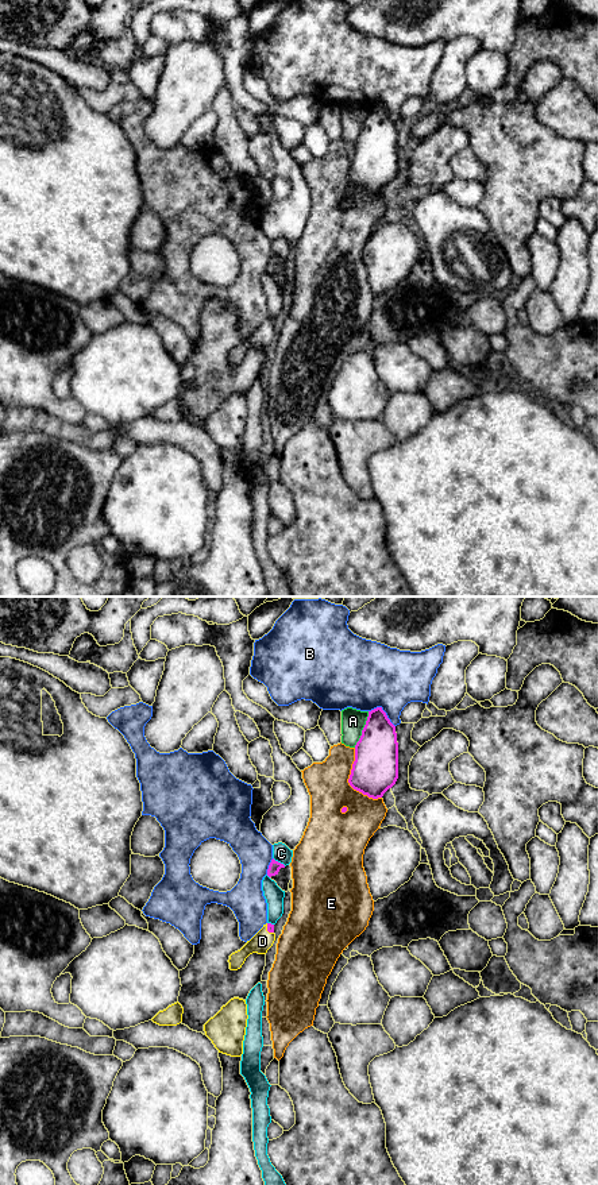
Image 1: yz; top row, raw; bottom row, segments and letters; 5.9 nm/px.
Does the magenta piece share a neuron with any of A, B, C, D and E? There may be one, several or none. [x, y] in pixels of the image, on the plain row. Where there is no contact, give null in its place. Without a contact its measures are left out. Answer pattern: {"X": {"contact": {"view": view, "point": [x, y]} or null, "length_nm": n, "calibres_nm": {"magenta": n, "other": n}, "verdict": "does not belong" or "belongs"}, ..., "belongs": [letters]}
{"A": {"contact": {"view": "yz", "point": [363, 124]}, "length_nm": 240, "calibres_nm": {"magenta": 280, "other": 140}, "verdict": "does not belong"}, "B": {"contact": {"view": "yz", "point": [384, 107]}, "length_nm": 190, "calibres_nm": {"magenta": 260, "other": 420}, "verdict": "does not belong"}, "C": {"contact": {"view": "yz", "point": [280, 258]}, "length_nm": 90, "calibres_nm": {"magenta": 70, "other": 110}, "verdict": "does not belong"}, "D": {"contact": {"view": "yz", "point": [267, 325]}, "length_nm": 80, "calibres_nm": {"magenta": 50, "other": 120}, "verdict": "belongs"}, "E": {"contact": {"view": "yz", "point": [348, 177]}, "length_nm": 340, "calibres_nm": {"magenta": 280, "other": 240}, "verdict": "does not belong"}, "belongs": ["D"]}

